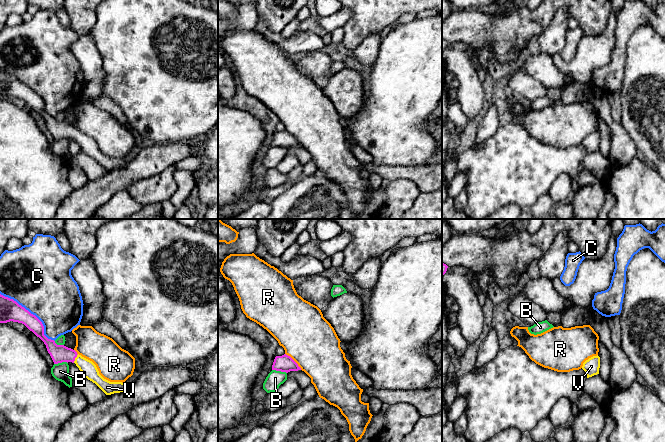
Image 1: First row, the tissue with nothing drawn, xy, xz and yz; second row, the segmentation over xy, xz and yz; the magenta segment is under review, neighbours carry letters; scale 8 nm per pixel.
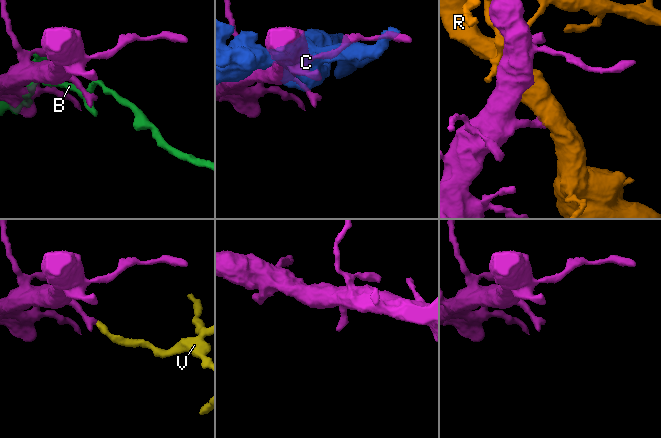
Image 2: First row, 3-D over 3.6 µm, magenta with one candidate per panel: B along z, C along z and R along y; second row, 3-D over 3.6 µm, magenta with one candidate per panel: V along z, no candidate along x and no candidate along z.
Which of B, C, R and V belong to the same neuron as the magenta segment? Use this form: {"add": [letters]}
{"add": ["V"]}

